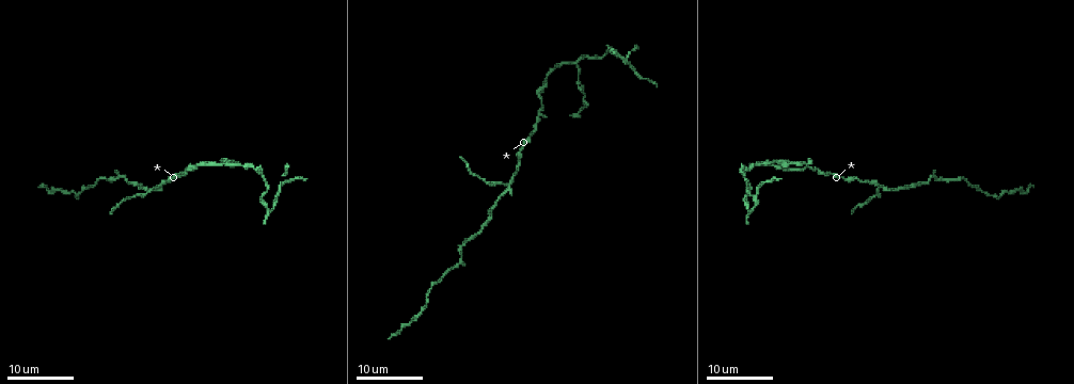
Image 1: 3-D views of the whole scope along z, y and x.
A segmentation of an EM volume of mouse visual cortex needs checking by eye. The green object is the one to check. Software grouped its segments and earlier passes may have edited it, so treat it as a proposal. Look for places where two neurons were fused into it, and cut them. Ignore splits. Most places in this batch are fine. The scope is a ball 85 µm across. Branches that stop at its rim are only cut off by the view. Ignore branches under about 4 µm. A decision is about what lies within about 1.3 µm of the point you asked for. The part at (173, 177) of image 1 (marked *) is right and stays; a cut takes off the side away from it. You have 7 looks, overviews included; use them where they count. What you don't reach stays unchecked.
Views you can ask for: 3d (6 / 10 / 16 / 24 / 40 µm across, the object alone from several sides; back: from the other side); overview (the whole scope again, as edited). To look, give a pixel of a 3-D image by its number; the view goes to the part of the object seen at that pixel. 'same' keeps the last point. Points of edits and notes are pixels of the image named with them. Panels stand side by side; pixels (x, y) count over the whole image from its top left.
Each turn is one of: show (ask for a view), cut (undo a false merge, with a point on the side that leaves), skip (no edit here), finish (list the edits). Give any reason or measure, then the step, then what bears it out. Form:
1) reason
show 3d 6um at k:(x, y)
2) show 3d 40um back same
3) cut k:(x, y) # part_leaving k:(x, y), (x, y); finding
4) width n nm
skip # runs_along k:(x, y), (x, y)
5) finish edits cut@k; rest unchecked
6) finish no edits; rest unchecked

four arms meet
show 3d 16um at 1:(506, 184)

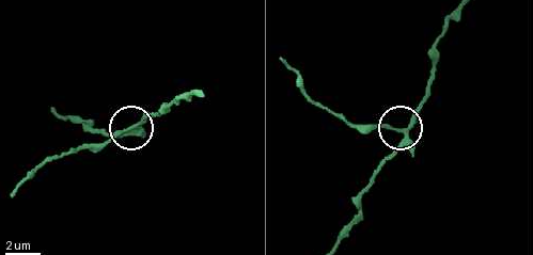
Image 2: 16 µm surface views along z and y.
show 3d 10um at 2:(135, 125)

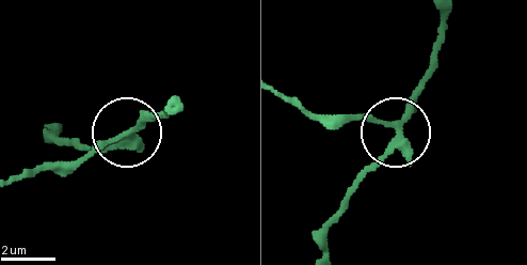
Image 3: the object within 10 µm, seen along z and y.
skip # runs_along 3:(446, 16), (430, 79), (404, 127), (331, 120); continuous, no second neuron

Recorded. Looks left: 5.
three arms meet
show 3d 16um at 1:(121, 175)

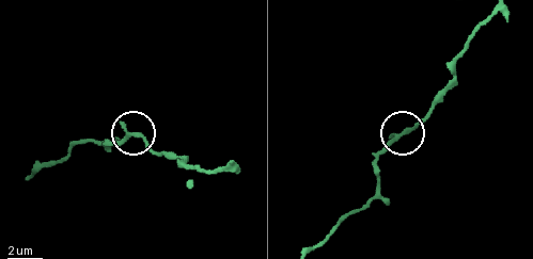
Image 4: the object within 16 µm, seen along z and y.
show 3d 6um at 4:(409, 129)

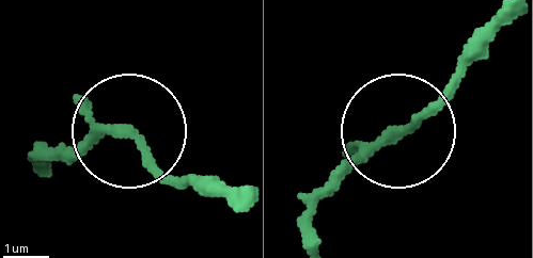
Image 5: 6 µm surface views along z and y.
skip # runs_along 5:(501, 20), (298, 223); continuous, no second neuron

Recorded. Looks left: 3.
three arms meet
show 3d 16um at 1:(225, 162)

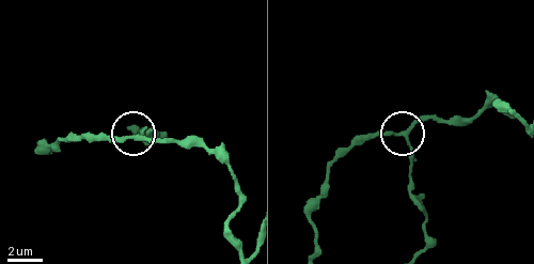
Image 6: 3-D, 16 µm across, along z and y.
show 3d 6um at 6:(139, 137)

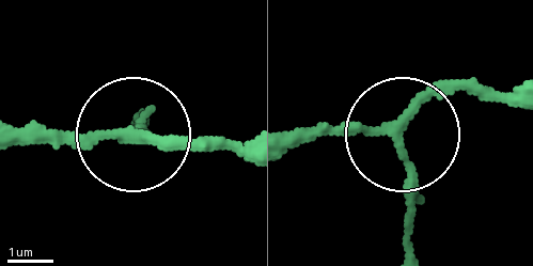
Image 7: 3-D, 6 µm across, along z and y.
skip # runs_along 7:(294, 149), (316, 137), (393, 141), (408, 183), (408, 240); continuous, no second neuron

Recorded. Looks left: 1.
finish no edits; rest unchecked

